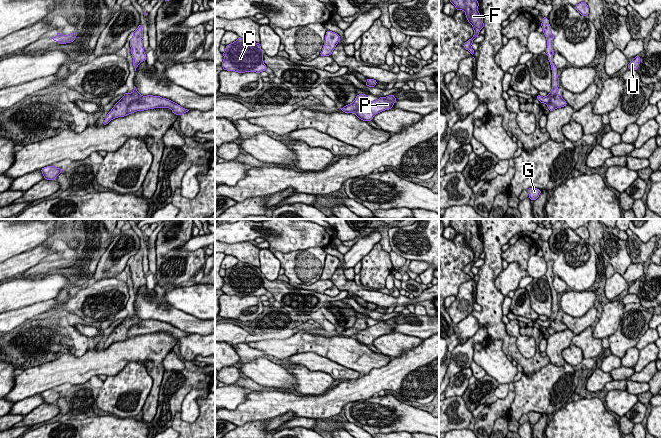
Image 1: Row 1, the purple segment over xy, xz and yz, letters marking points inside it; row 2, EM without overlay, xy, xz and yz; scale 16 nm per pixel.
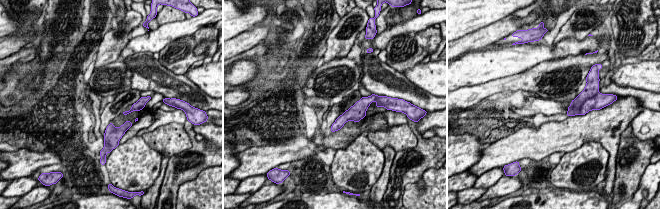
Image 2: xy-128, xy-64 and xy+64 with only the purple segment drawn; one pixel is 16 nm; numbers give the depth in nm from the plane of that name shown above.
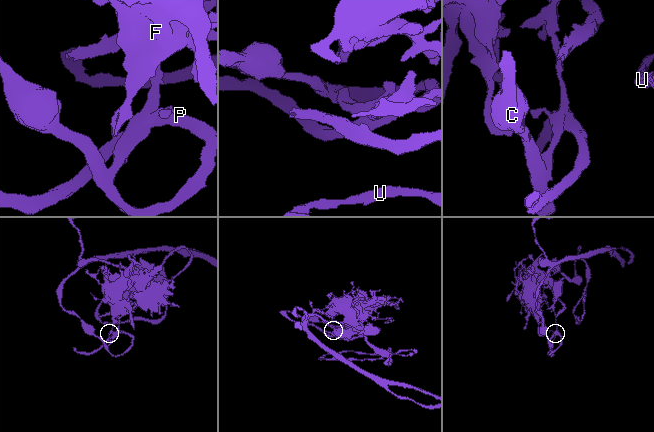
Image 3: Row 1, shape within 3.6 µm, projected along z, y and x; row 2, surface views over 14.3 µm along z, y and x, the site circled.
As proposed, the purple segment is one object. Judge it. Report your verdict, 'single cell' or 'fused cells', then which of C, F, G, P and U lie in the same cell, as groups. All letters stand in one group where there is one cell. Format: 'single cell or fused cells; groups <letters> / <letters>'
single cell; groups C F G P U

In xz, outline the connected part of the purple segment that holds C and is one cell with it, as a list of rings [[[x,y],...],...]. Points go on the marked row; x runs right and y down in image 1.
[[[238,38],[226,45],[221,64],[224,70],[238,73],[260,73],[267,69],[263,62],[263,51],[259,43],[249,39]]]

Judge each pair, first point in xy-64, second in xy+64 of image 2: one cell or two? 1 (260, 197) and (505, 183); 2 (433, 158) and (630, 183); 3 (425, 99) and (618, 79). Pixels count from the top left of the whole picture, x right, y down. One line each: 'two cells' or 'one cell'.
1: one cell
2: one cell
3: two cells

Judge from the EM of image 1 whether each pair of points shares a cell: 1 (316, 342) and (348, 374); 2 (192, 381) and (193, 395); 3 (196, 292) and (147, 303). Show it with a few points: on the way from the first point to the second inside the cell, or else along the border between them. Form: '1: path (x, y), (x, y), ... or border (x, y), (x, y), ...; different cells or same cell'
1: border (316, 353), (359, 372); different cells
2: border (204, 387), (192, 389), (185, 397), (180, 409); different cells
3: border (163, 295), (168, 303), (185, 312); different cells

